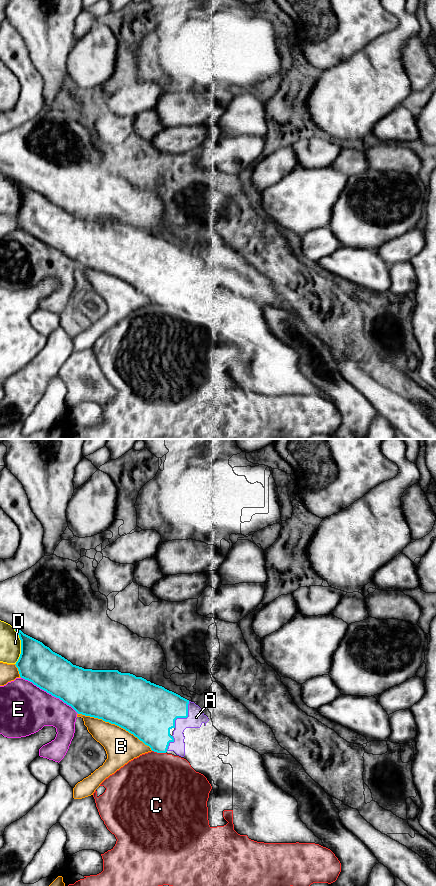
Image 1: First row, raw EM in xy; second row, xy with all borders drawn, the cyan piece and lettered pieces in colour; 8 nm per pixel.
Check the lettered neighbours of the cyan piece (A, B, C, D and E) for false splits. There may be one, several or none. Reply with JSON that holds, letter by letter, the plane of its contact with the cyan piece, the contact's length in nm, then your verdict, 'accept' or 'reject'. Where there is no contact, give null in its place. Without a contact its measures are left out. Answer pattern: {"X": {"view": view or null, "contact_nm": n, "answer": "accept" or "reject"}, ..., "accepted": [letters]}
{"A": {"view": "xy", "contact_nm": 240, "answer": "accept"}, "B": {"view": "xy", "contact_nm": 650, "answer": "reject"}, "C": {"view": "xy", "contact_nm": 110, "answer": "reject"}, "D": {"view": "xy", "contact_nm": 300, "answer": "reject"}, "E": {"view": "xy", "contact_nm": 550, "answer": "reject"}, "accepted": ["A"]}

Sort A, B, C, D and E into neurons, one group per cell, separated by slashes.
A / B / C / D / E

